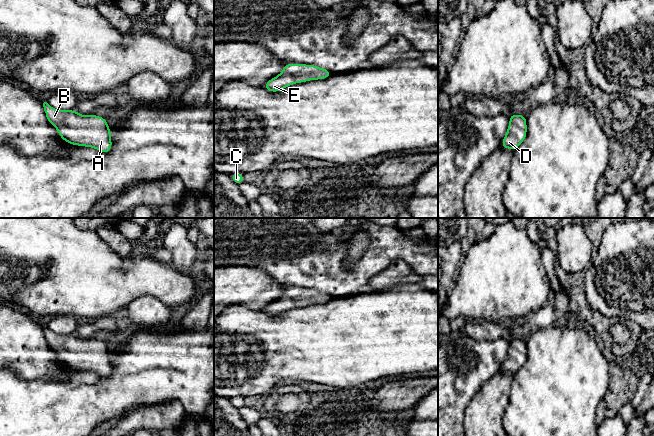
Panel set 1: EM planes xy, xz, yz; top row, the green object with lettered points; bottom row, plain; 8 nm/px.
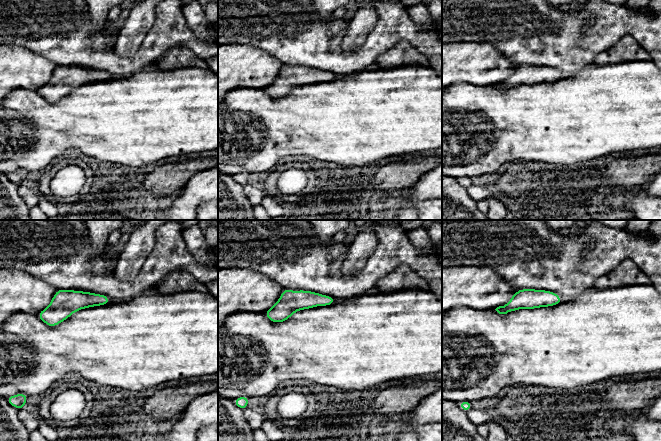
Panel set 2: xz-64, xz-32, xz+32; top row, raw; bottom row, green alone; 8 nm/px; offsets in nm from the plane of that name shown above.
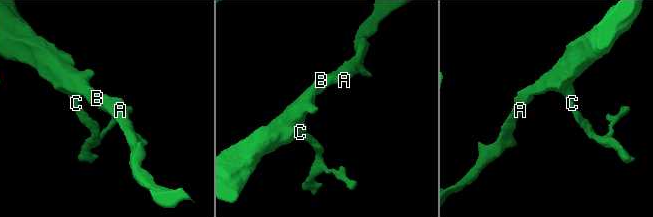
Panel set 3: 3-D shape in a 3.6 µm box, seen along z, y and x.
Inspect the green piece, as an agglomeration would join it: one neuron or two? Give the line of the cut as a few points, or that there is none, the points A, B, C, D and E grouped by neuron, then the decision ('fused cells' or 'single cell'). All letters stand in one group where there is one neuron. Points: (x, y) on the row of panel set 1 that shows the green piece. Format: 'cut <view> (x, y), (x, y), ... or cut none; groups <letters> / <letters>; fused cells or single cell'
cut none; groups A B C D E; single cell

